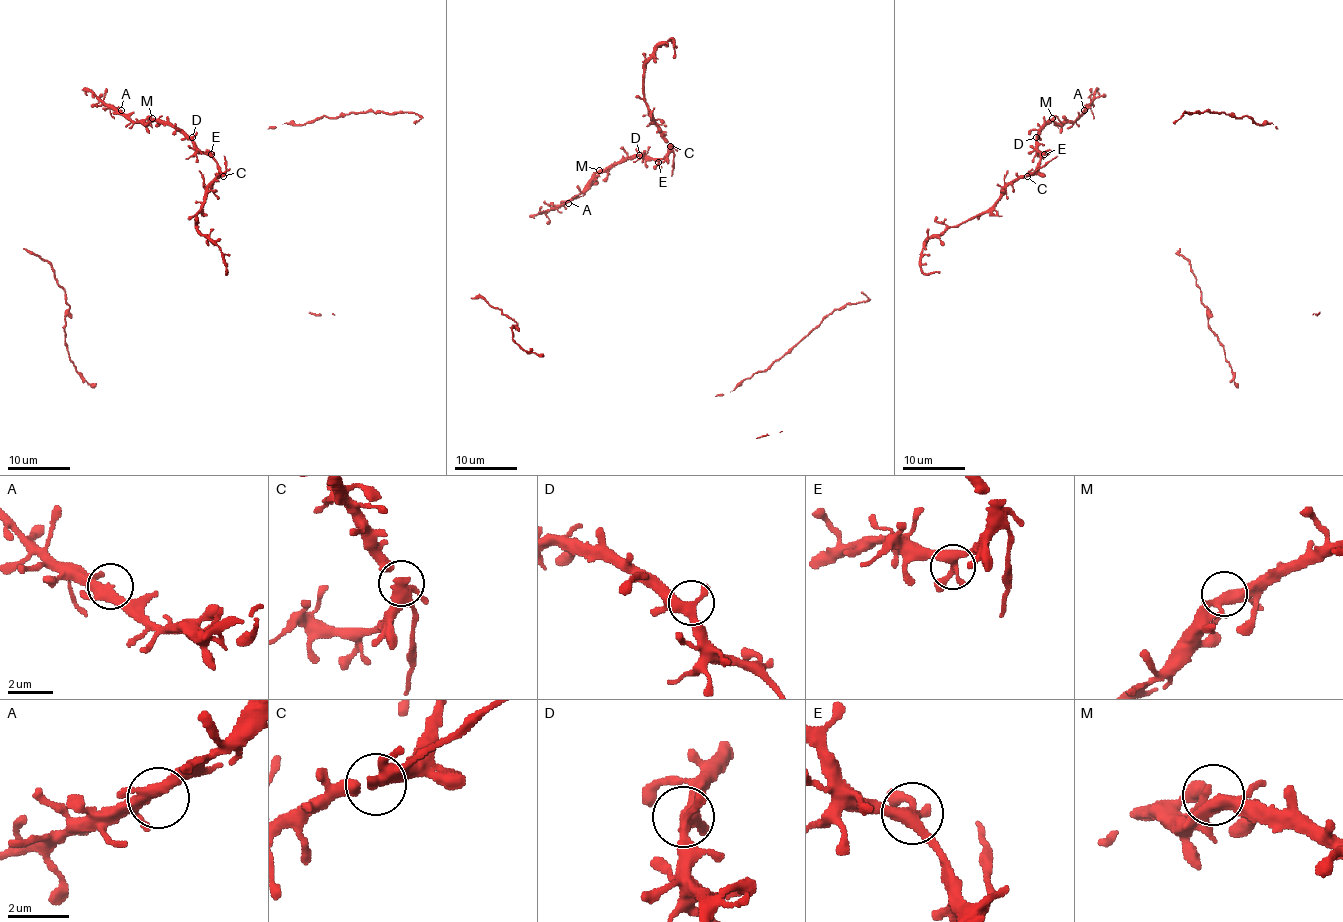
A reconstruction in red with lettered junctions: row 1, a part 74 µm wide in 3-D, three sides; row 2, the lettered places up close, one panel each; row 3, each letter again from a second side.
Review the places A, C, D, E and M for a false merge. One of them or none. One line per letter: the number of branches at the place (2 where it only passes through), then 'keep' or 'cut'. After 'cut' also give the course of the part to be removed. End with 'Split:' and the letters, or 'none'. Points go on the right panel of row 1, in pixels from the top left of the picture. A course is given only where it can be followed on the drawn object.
A: 4 | keep
C: 4 | keep
D: 4 | keep
E: 3 | keep
M: 3 | keep
Split: none

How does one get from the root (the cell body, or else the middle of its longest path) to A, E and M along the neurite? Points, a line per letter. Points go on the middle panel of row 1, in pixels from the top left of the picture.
A: (643, 156), (629, 156), (615, 165), (608, 165), (568, 203)
E: (643, 156), (658, 162)
M: (643, 156), (629, 156), (599, 170)

